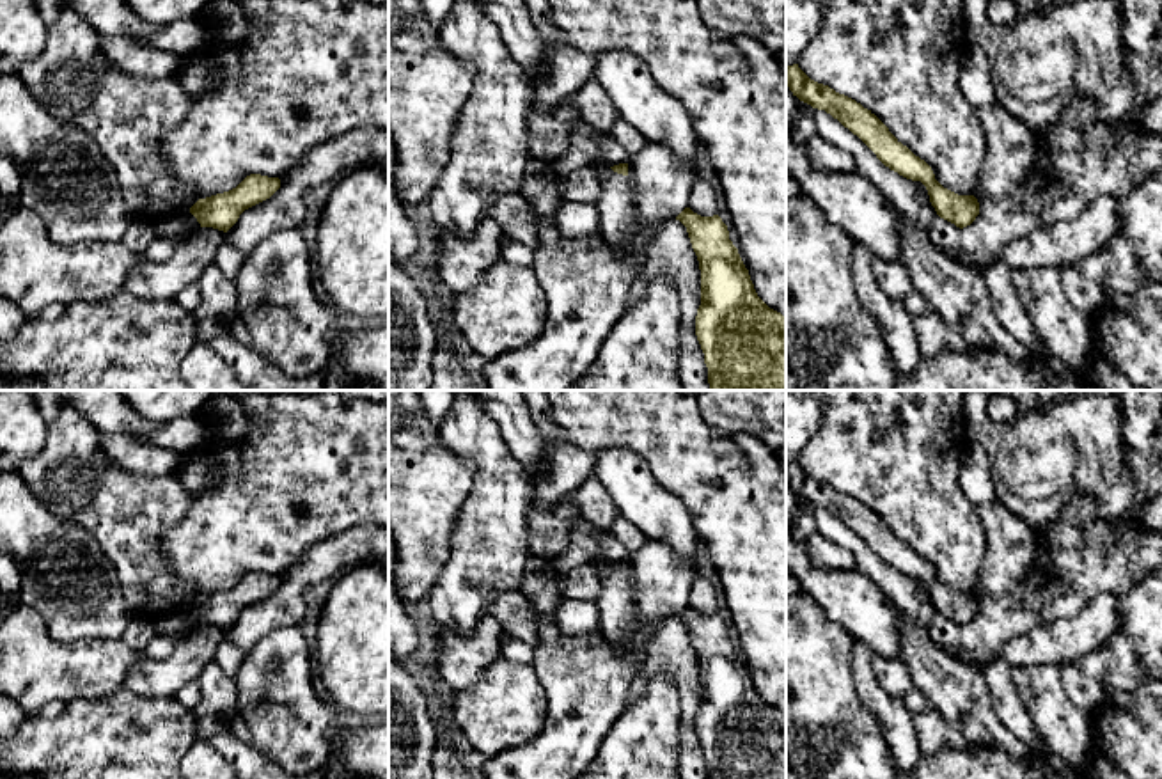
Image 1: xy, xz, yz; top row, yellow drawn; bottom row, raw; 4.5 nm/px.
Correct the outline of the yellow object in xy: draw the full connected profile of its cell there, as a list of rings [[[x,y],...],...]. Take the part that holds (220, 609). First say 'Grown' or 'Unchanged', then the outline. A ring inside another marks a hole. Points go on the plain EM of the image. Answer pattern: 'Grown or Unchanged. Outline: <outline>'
Unchanged. Outline: [[[250,571],[229,589],[199,596],[190,605],[190,610],[197,616],[200,625],[227,630],[245,607],[270,596],[279,586],[279,575]]]

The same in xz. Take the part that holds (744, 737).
Unchanged. Outline: [[[690,605],[676,618],[687,625],[701,667],[695,733],[704,751],[708,779],[786,779],[786,715],[758,694],[727,623],[718,612],[701,614]]]

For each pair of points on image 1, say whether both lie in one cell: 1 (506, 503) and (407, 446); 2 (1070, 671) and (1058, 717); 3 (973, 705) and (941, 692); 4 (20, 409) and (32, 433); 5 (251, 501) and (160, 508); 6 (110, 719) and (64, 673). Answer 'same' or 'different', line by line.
1: different
2: different
3: same
4: same
5: different
6: different

